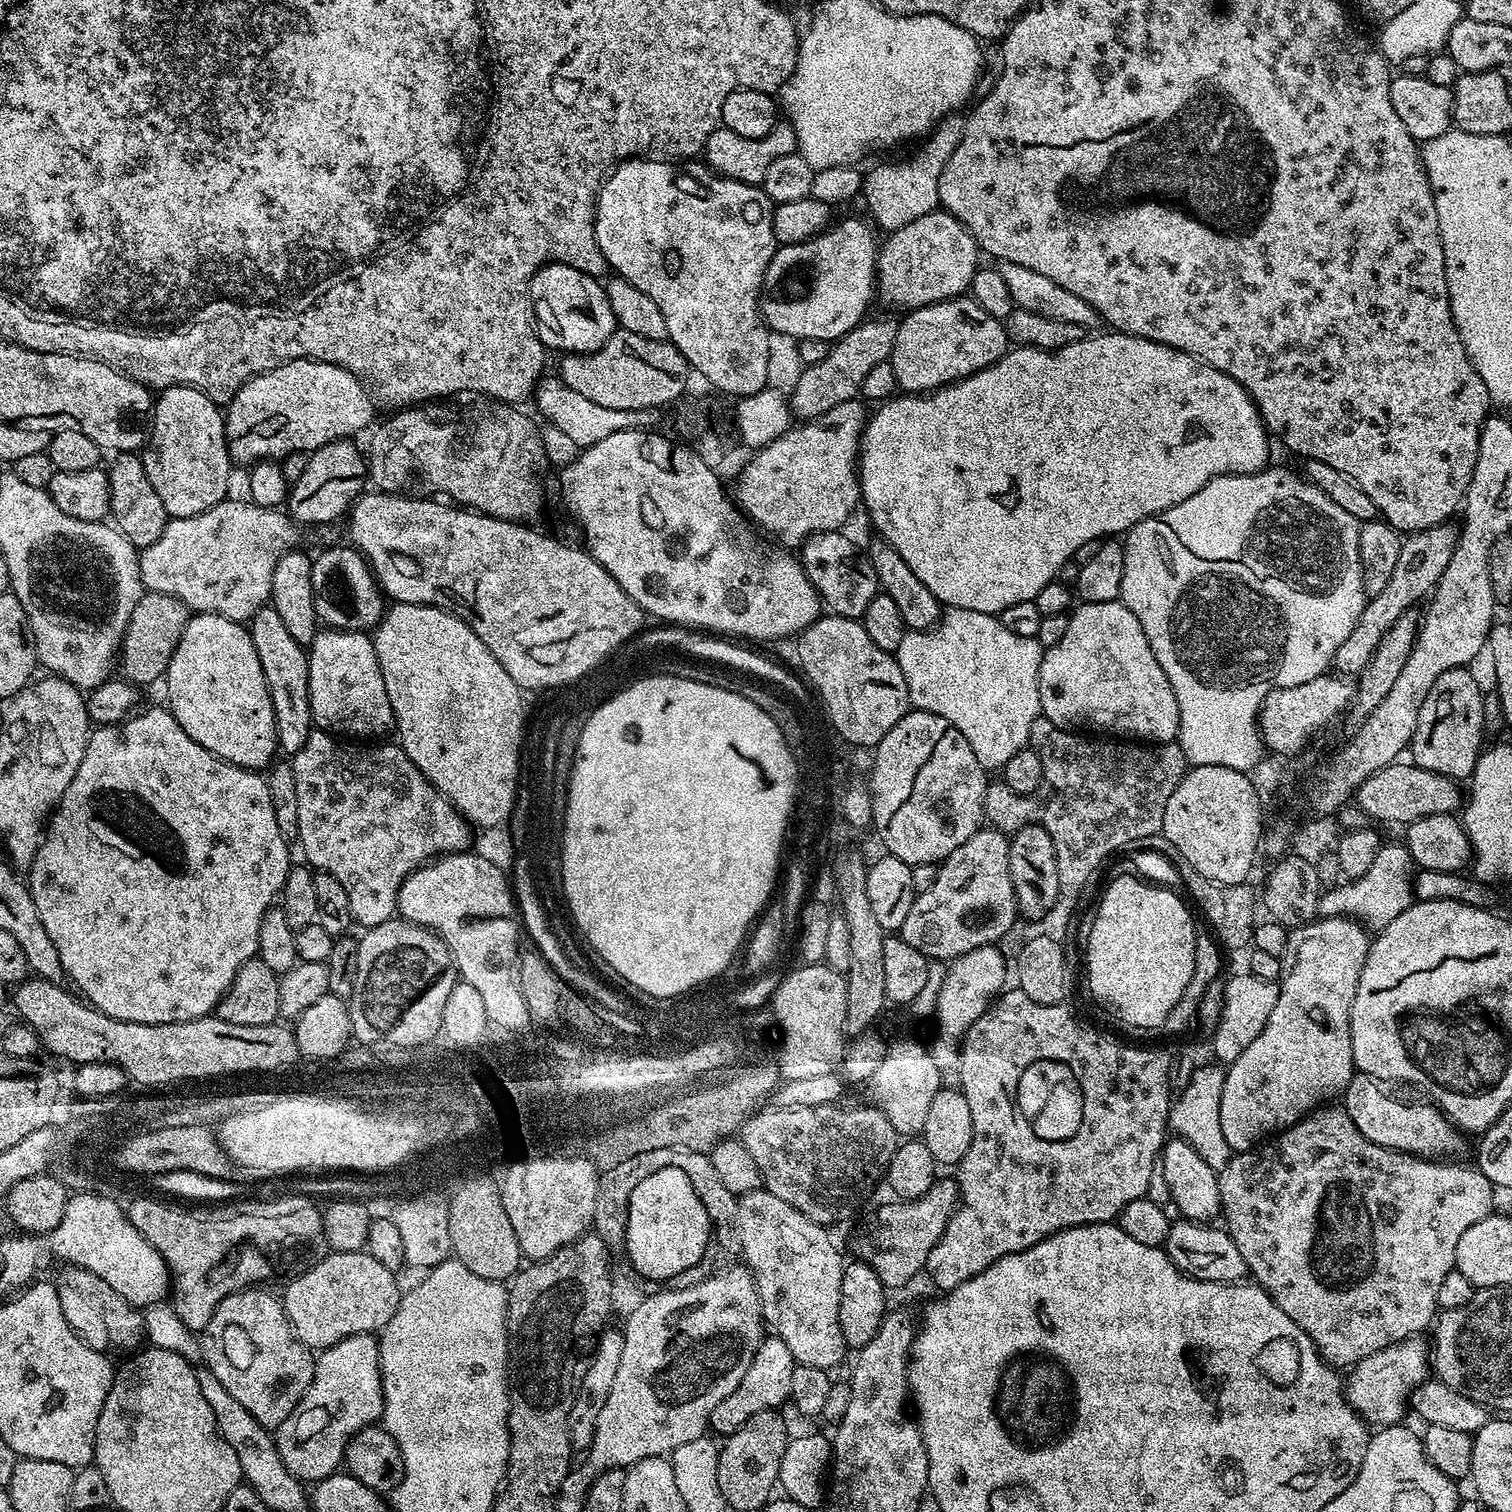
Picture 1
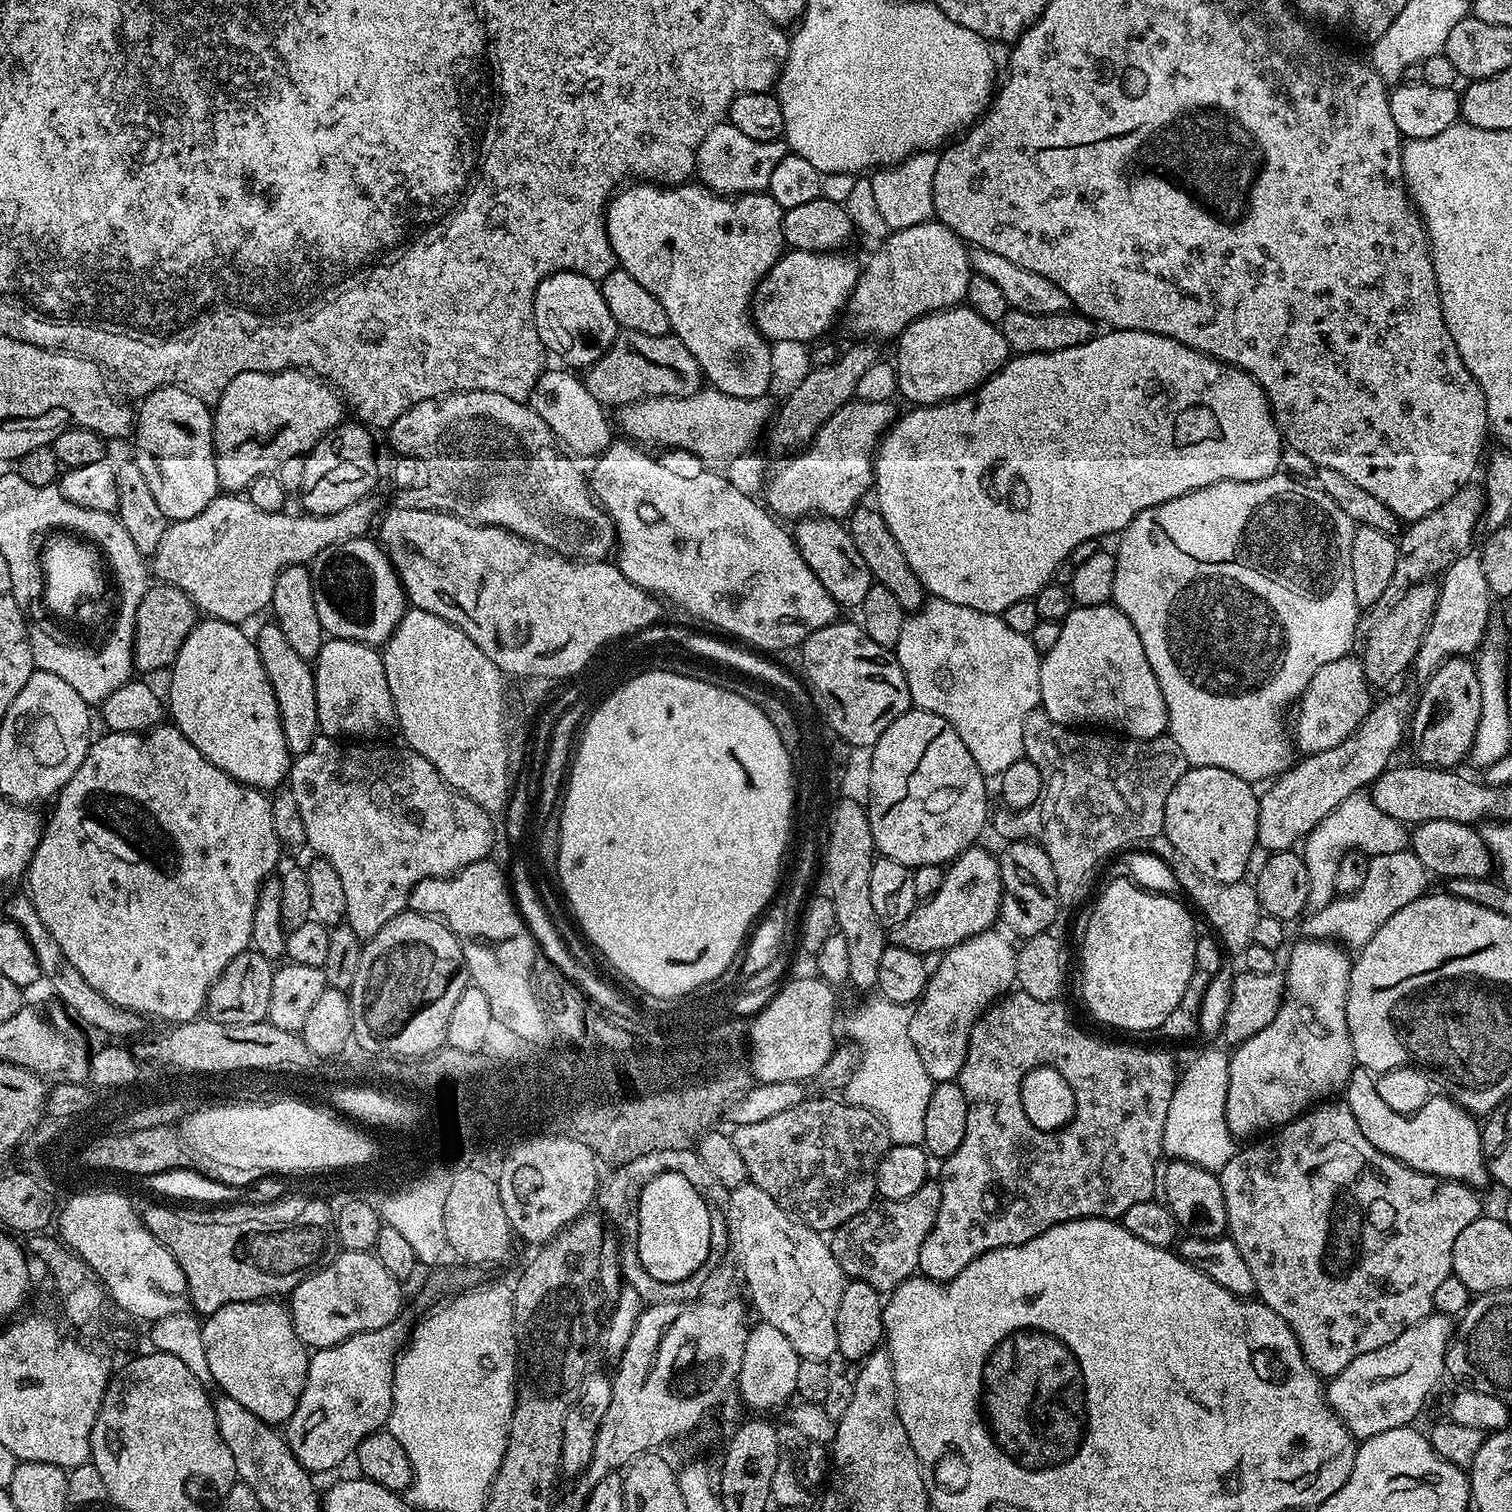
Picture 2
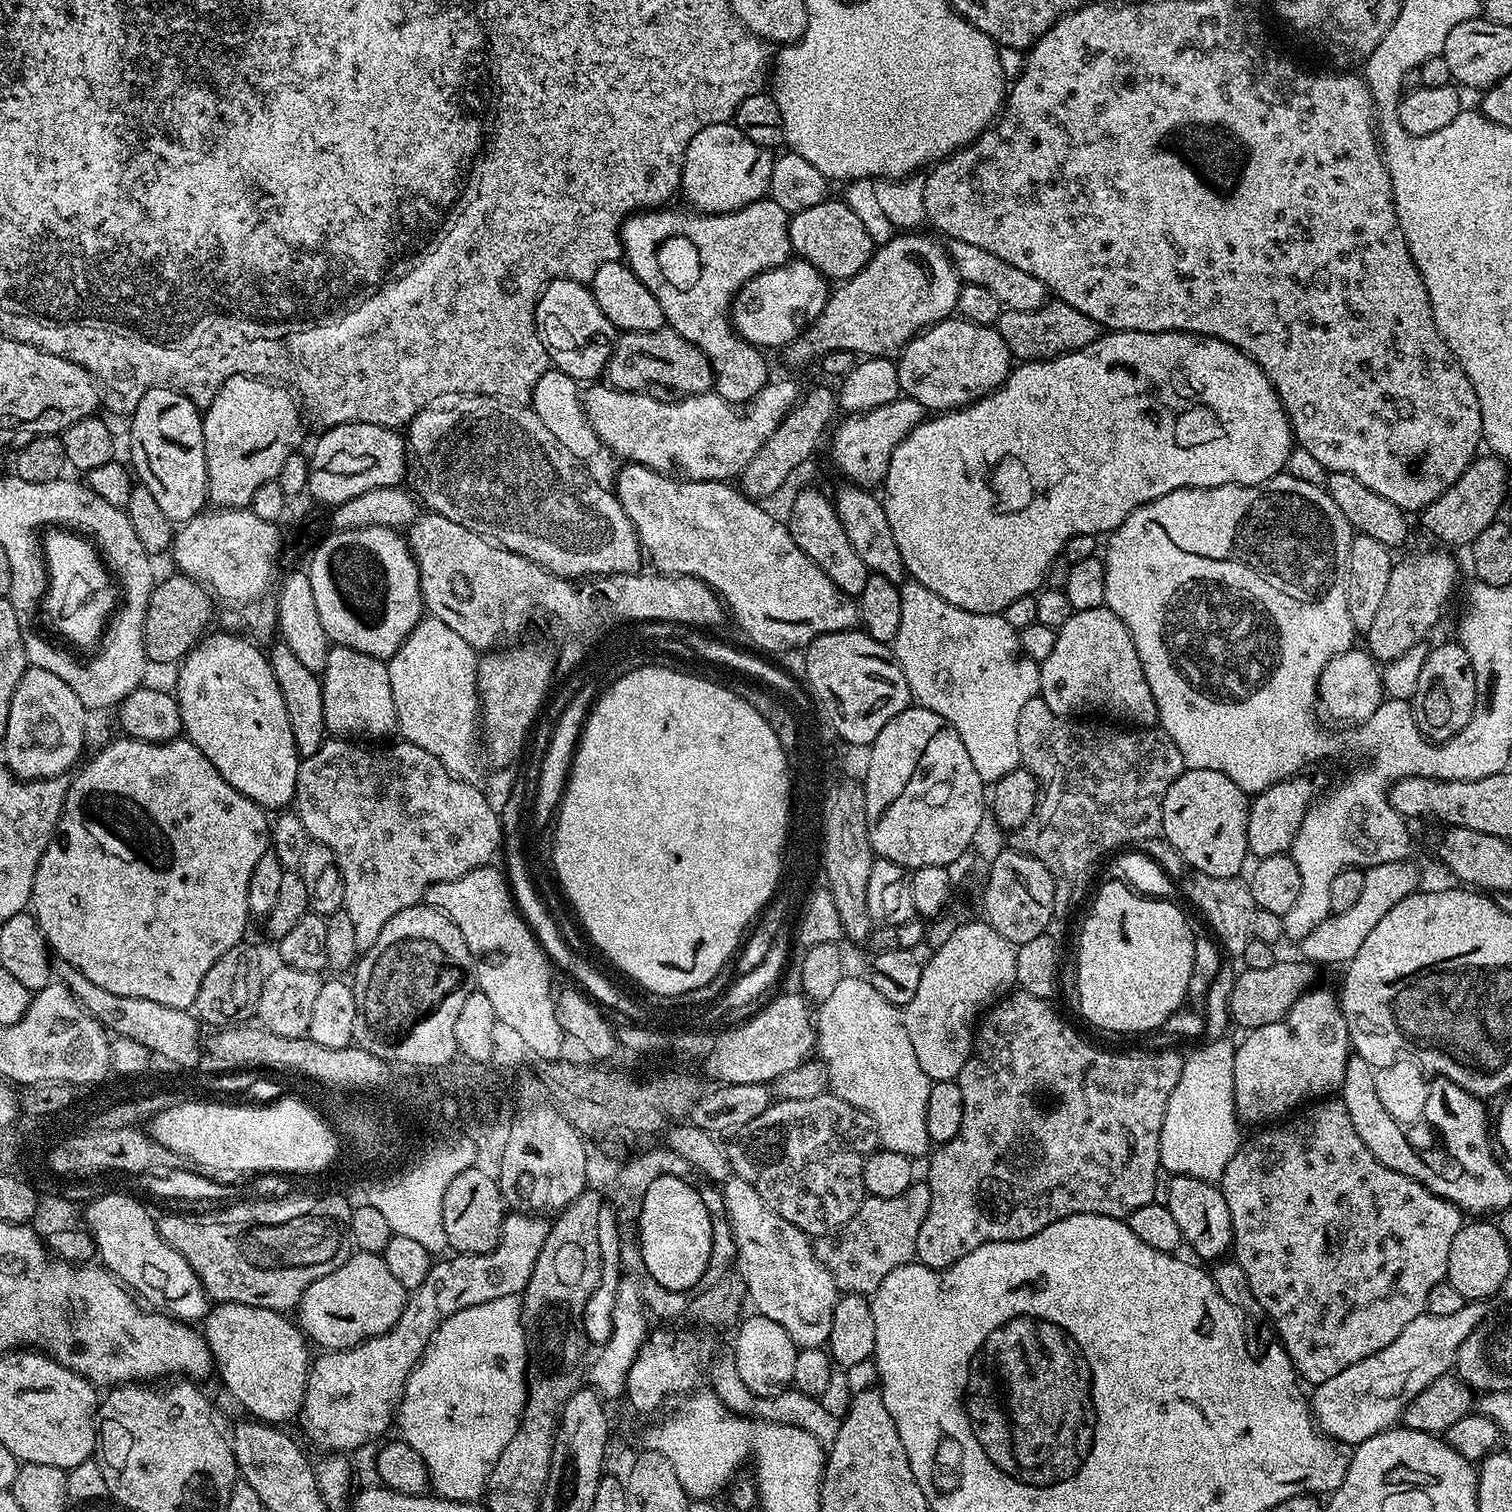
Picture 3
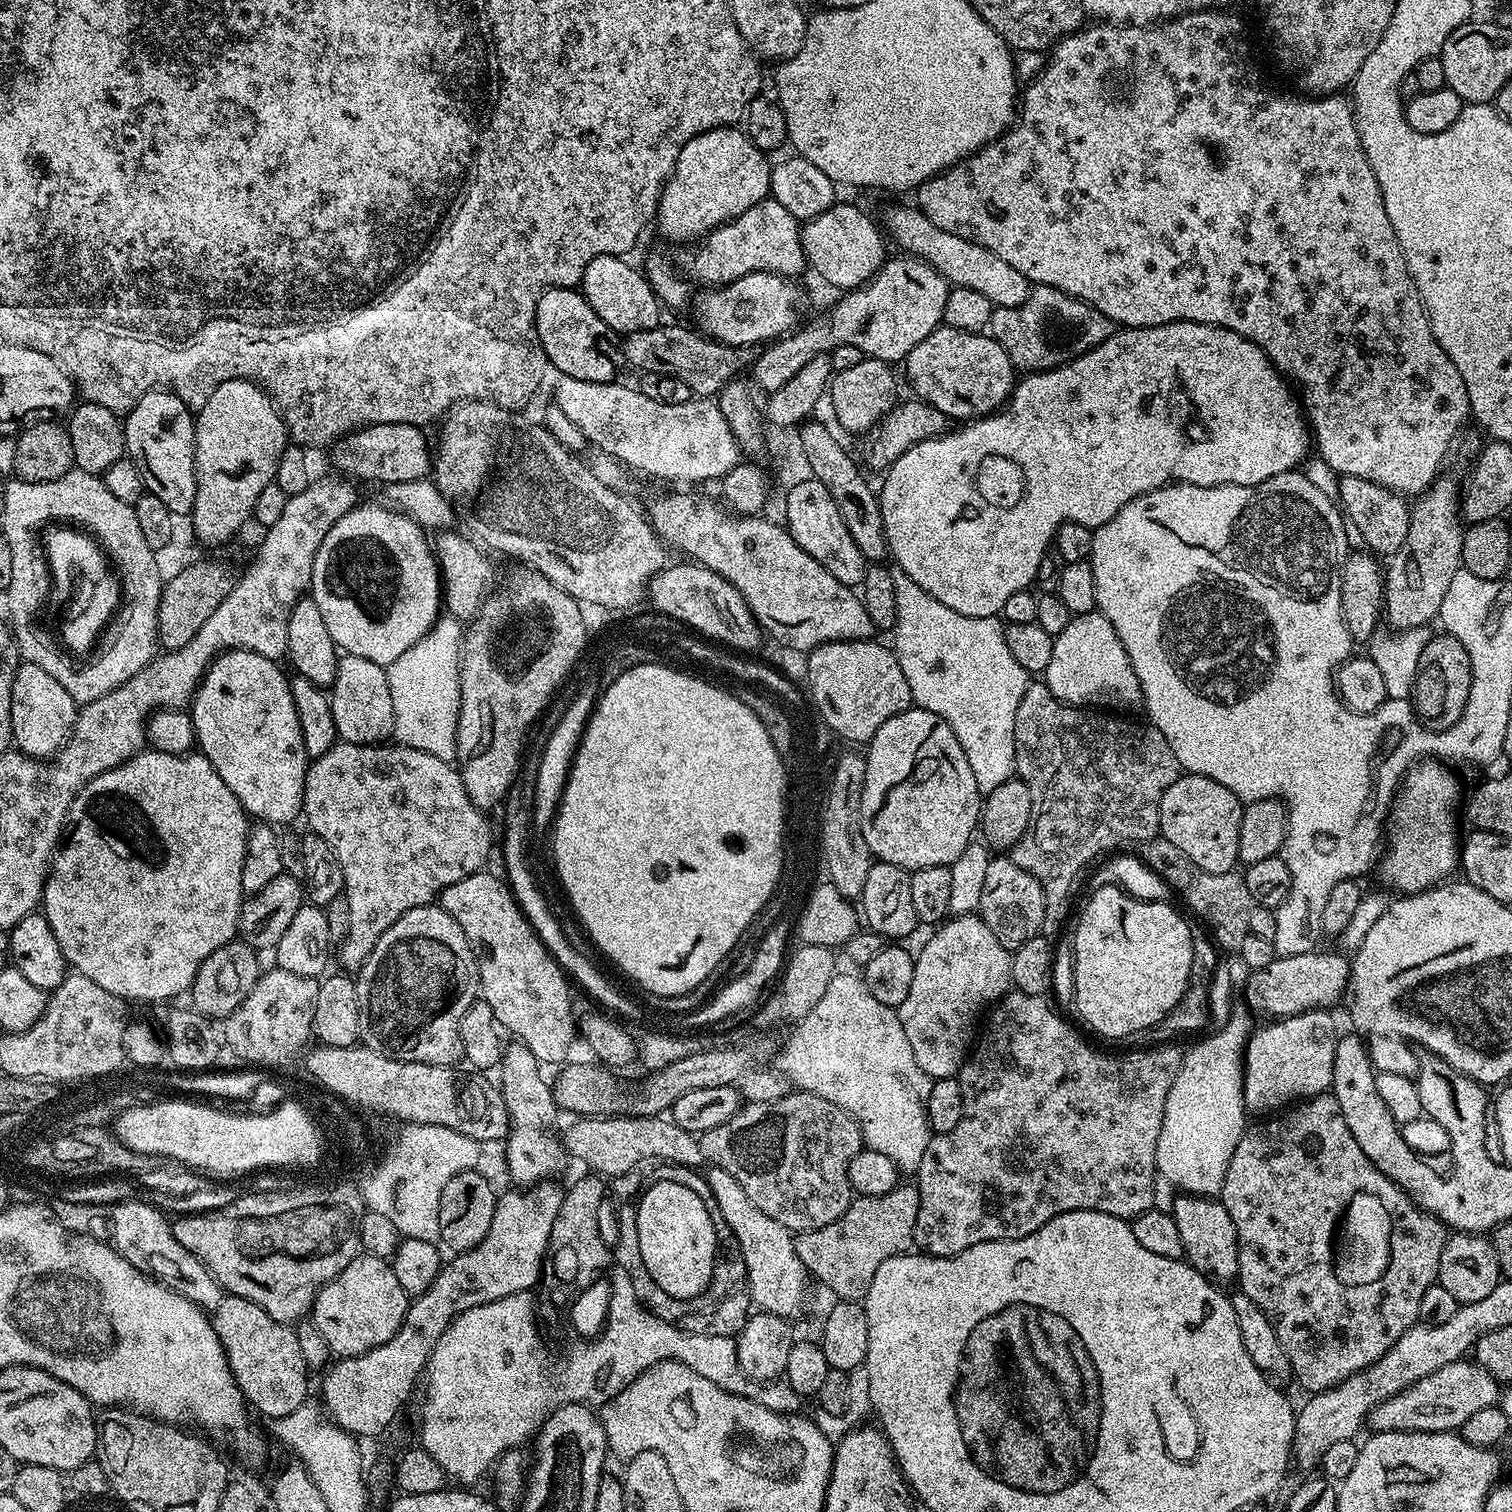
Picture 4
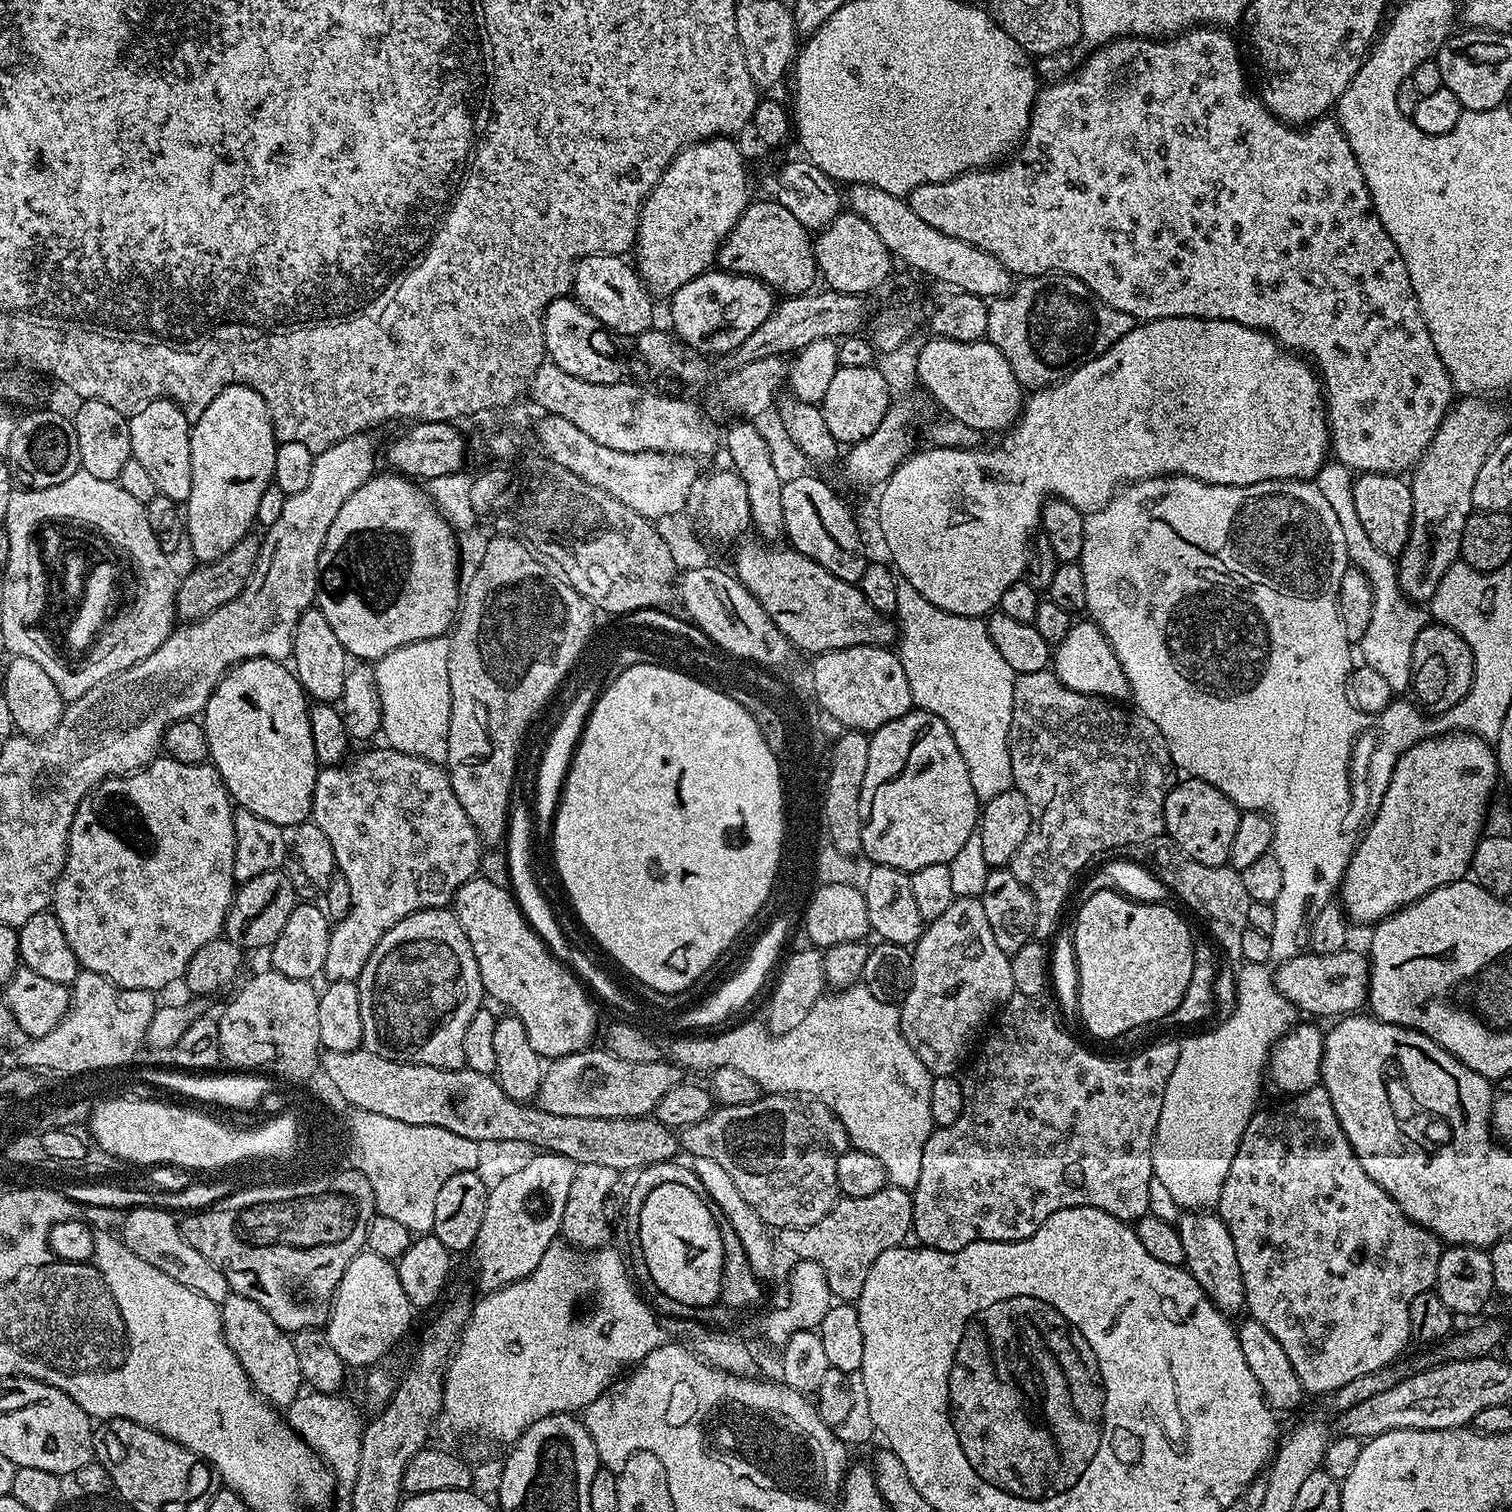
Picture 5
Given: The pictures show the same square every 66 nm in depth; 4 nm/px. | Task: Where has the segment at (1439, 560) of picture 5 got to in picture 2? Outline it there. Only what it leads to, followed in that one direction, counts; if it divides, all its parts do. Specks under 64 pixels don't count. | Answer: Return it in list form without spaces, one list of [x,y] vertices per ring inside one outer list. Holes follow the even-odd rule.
[[[1432,582],[1410,586],[1392,605],[1391,610],[1367,629],[1365,636],[1368,637],[1364,640],[1362,663],[1366,678],[1373,689],[1379,690],[1394,683],[1407,668],[1409,671],[1415,665],[1422,638],[1436,609],[1437,591],[1437,585]]]

